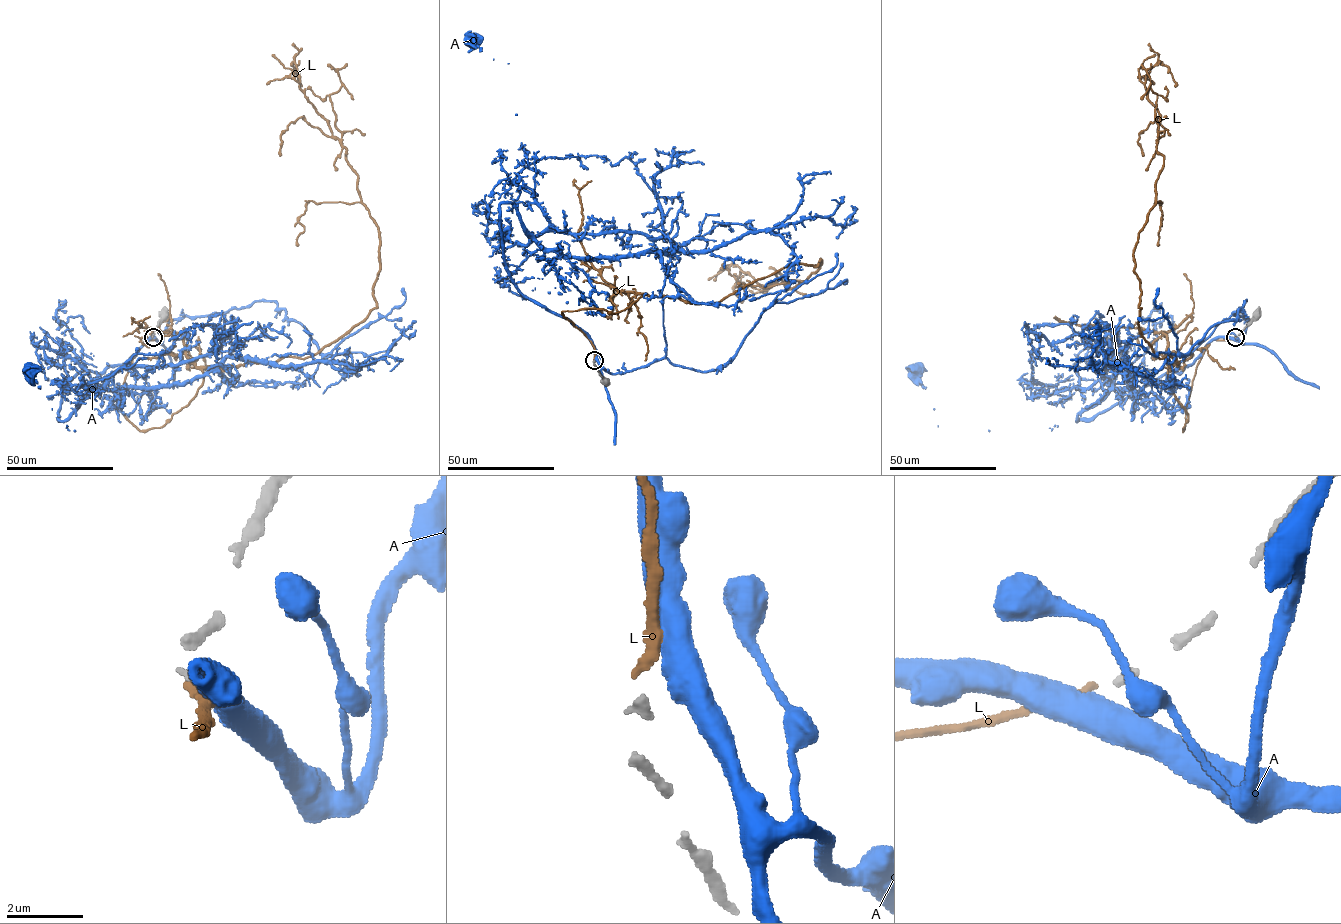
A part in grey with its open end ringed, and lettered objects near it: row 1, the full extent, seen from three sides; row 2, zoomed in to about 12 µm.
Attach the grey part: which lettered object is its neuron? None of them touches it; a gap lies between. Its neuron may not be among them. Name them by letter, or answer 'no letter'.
L

